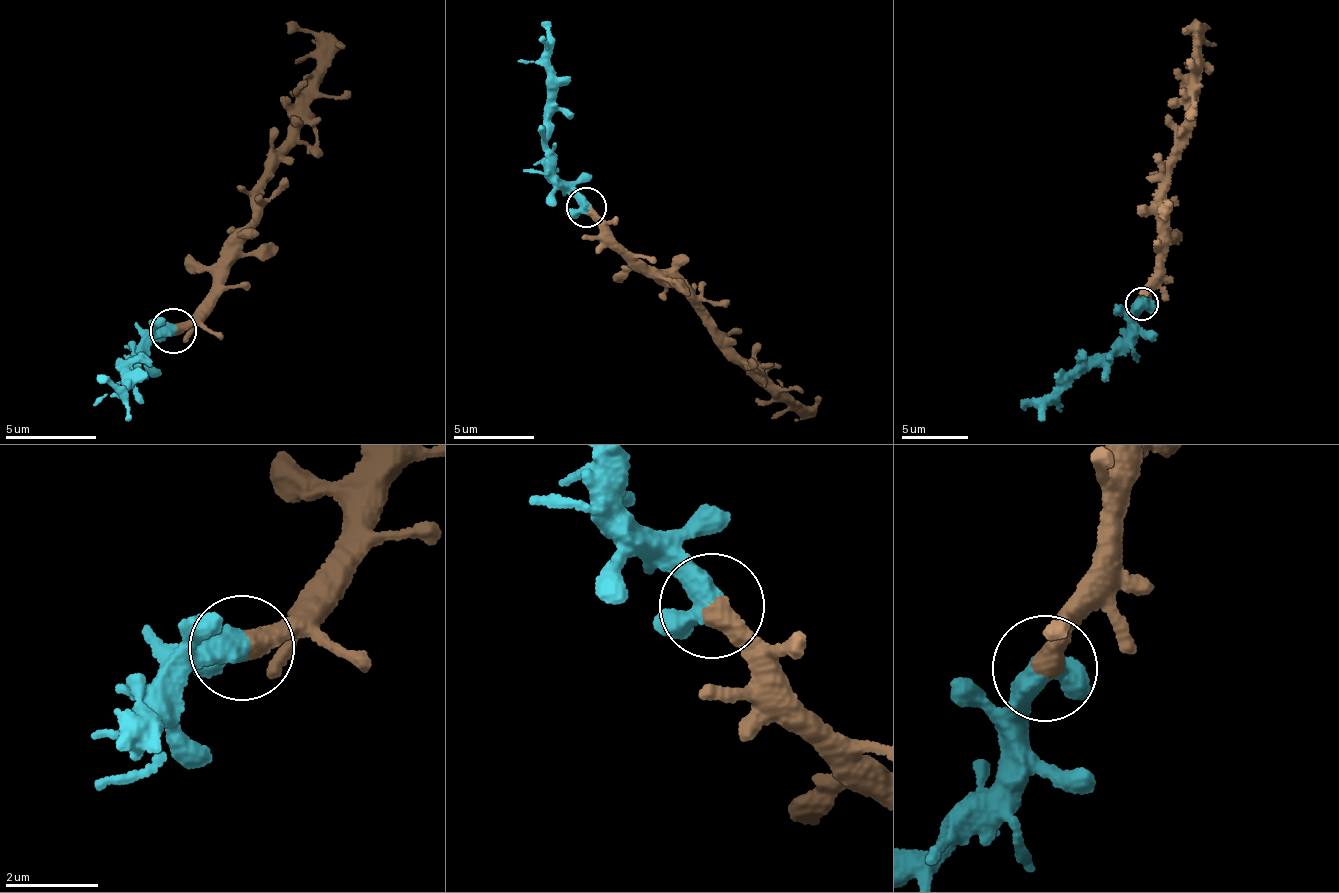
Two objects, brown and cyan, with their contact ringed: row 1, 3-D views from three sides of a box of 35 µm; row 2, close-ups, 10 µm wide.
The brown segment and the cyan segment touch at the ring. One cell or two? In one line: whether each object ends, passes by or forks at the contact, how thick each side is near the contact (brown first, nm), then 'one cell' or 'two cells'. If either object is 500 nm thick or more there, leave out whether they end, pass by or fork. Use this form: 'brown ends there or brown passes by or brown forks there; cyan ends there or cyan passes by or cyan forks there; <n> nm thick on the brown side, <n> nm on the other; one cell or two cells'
brown ends there; cyan passes by; 480 nm thick on the brown side, 480 nm on the other; one cell

